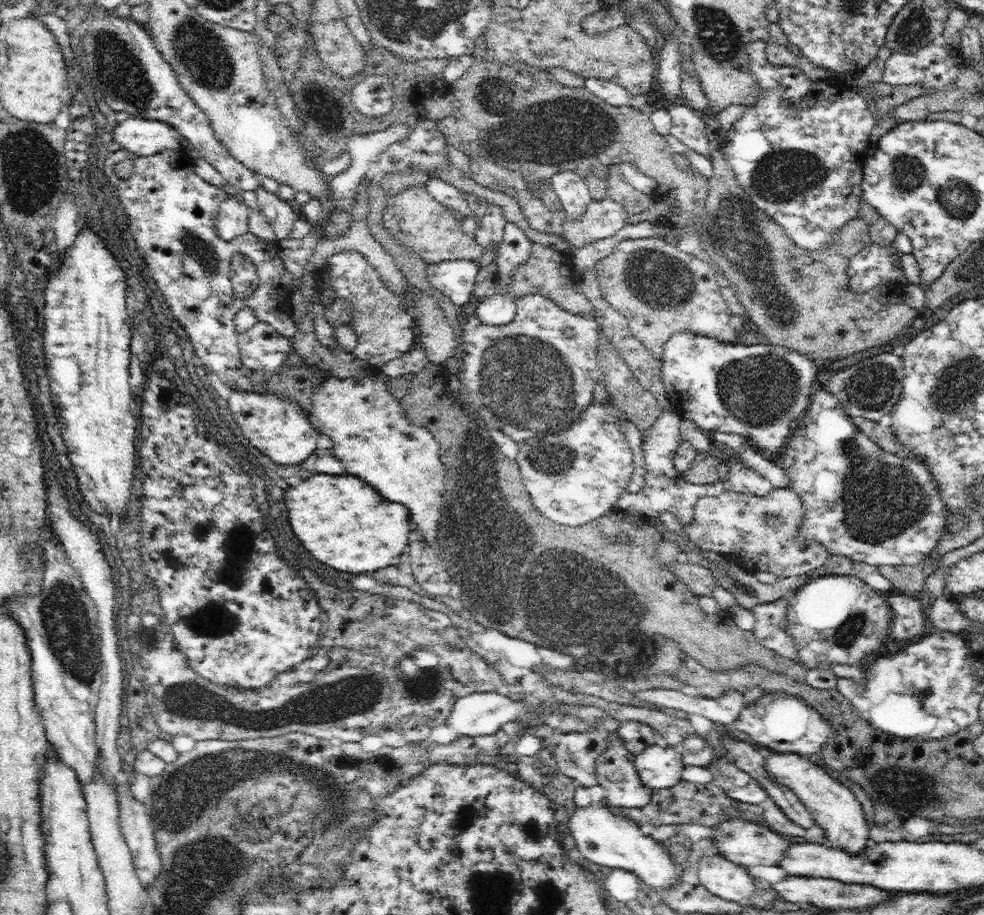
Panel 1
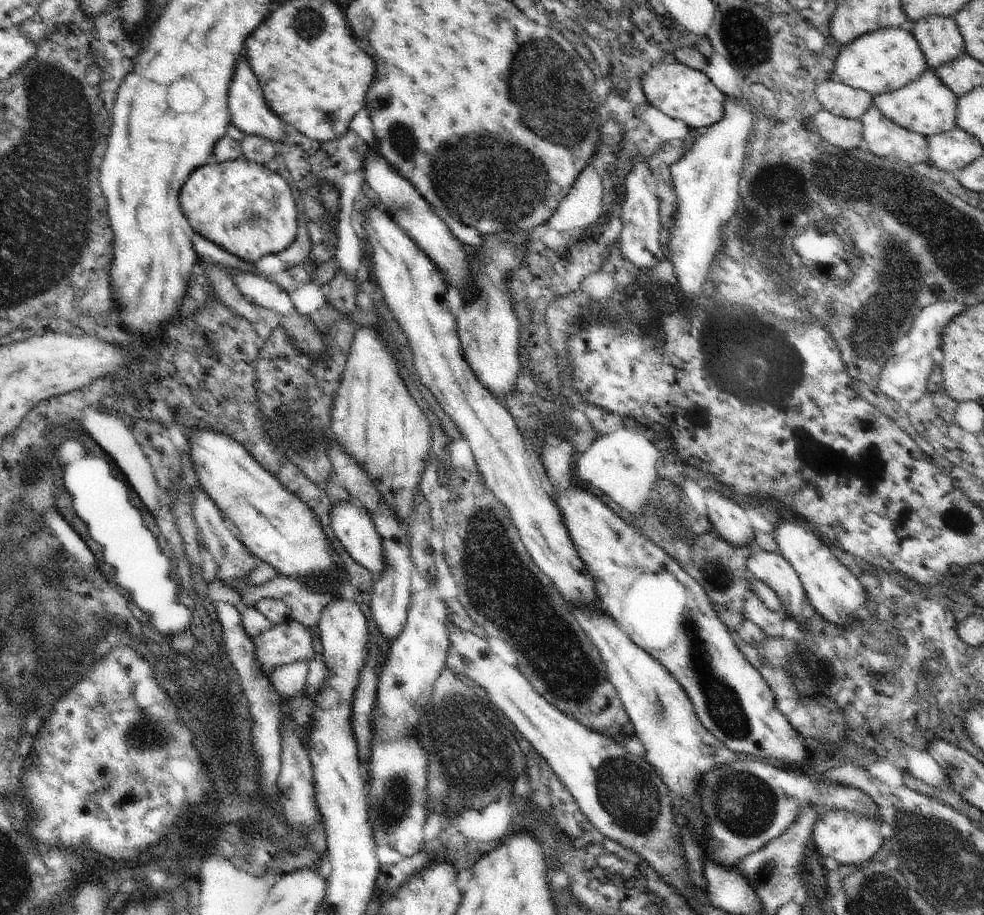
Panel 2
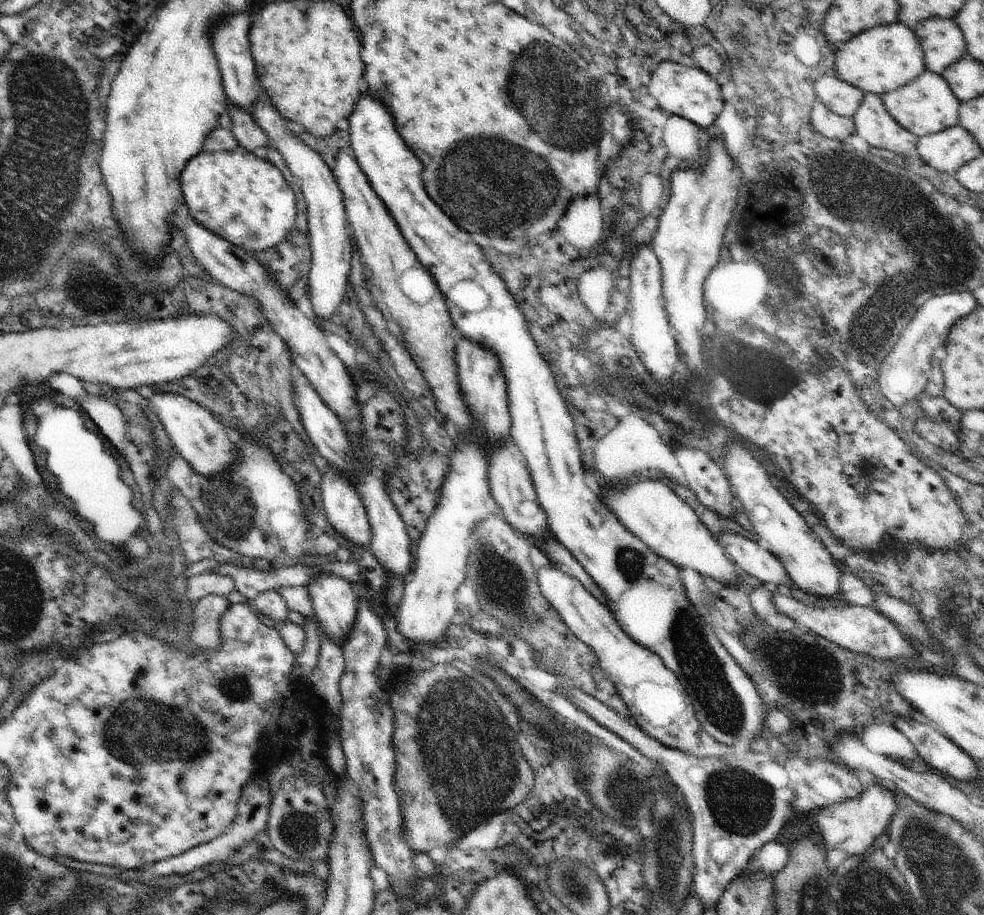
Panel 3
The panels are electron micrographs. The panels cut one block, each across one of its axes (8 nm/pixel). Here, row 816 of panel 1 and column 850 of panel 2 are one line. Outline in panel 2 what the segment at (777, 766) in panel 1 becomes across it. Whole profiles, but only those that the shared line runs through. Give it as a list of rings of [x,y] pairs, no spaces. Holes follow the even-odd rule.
[[[844,809],[826,810],[816,818],[811,832],[814,844],[820,856],[834,858],[839,865],[861,865],[870,860],[883,843],[880,824],[875,817],[860,816]]]

